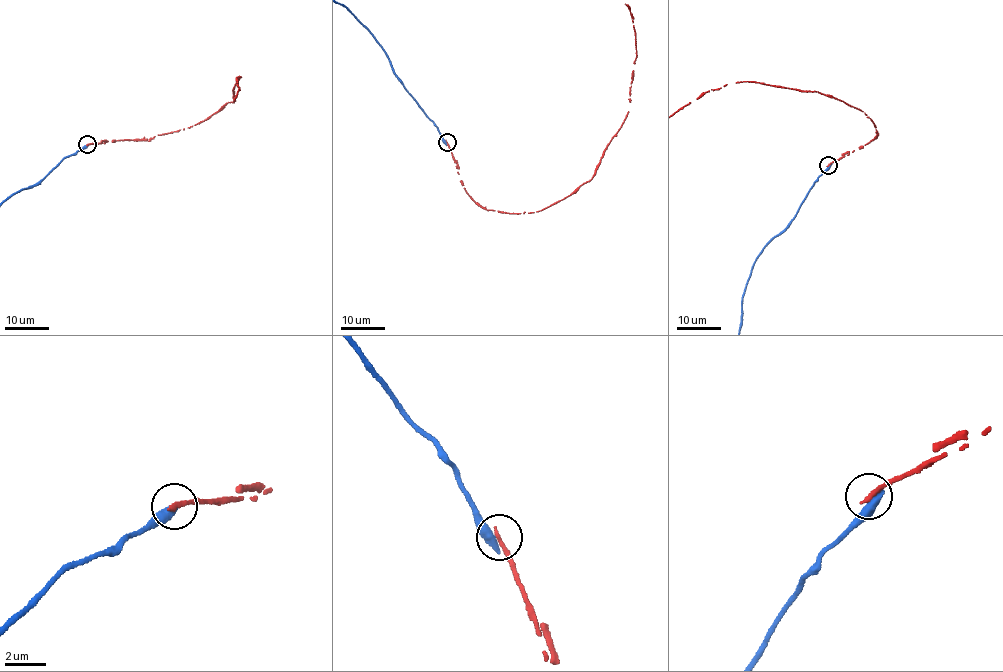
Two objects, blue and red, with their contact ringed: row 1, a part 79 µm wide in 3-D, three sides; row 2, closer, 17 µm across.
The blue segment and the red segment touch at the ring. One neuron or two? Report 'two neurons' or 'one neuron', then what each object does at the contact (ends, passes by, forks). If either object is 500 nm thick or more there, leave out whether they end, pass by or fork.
two neurons

